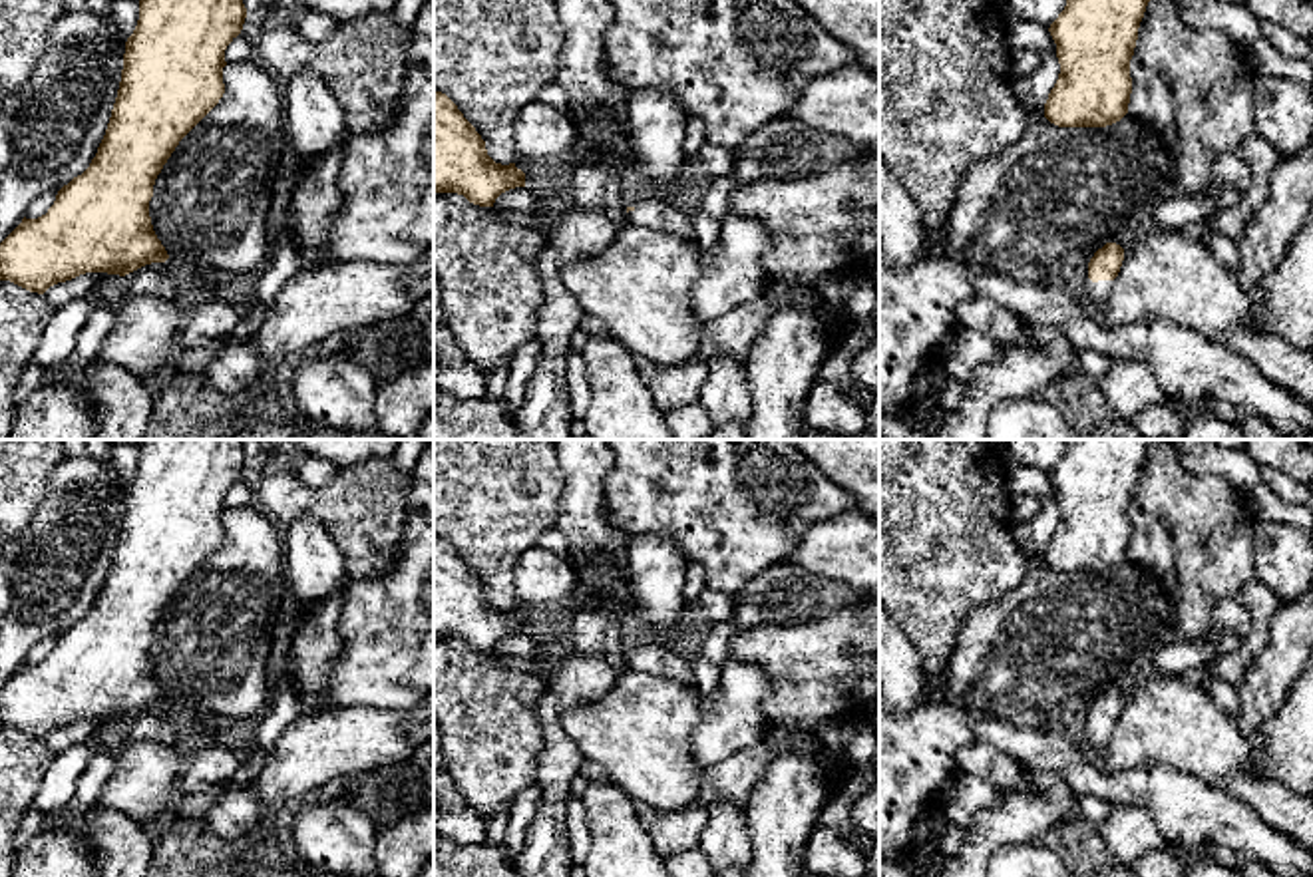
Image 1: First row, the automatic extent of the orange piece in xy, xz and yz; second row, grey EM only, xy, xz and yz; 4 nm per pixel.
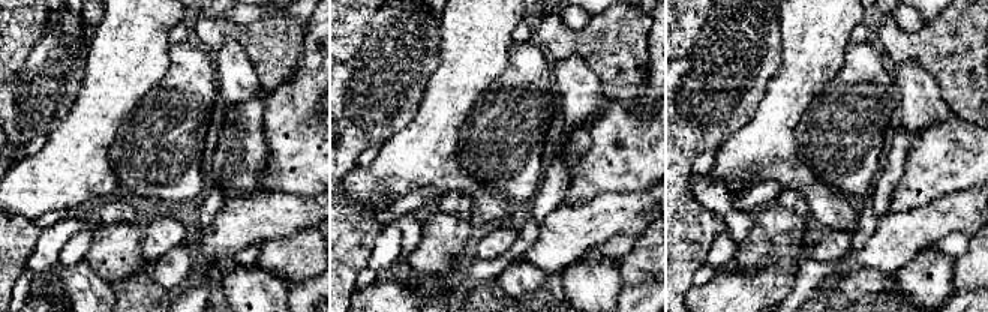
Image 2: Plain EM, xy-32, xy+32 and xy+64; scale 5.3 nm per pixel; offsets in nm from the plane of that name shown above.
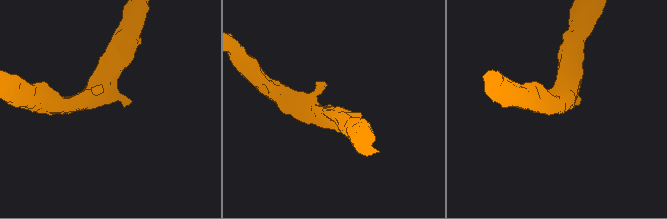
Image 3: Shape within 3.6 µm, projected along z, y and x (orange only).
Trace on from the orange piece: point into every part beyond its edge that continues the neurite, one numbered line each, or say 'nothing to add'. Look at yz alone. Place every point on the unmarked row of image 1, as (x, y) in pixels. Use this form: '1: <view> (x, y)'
1: yz (1099, 736)

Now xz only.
1: xz (653, 659)

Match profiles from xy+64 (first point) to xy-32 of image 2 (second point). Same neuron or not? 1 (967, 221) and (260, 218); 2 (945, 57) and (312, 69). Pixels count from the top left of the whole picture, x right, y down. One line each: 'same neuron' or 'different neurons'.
1: same neuron
2: different neurons

